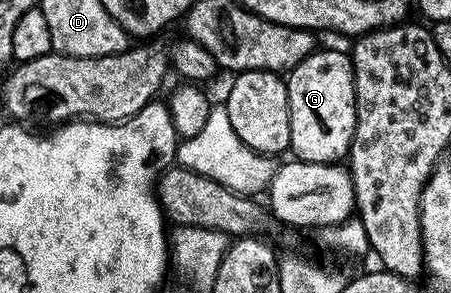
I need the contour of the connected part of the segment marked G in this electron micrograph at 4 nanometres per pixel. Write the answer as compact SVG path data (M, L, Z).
M316 49L305 60L301 60L301 64L297 64L285 78L287 84L287 95L289 96L289 120L291 121L291 148L290 153L294 155L300 162L330 162L338 163L340 160L346 159L351 152L351 141L355 139L355 66L351 63L350 53L339 50L323 50Z

